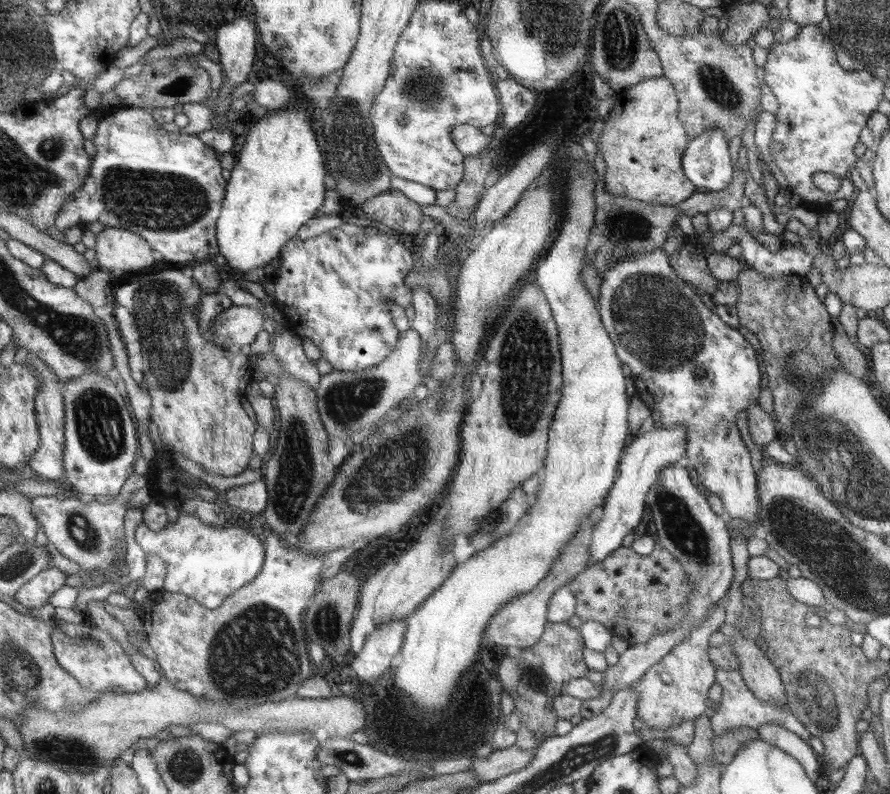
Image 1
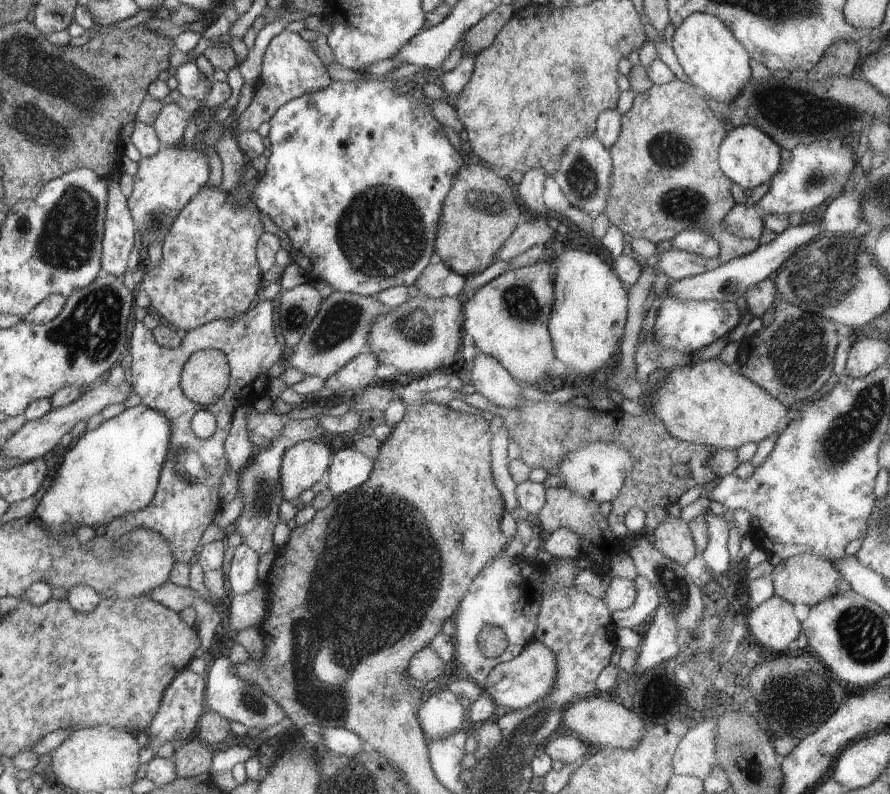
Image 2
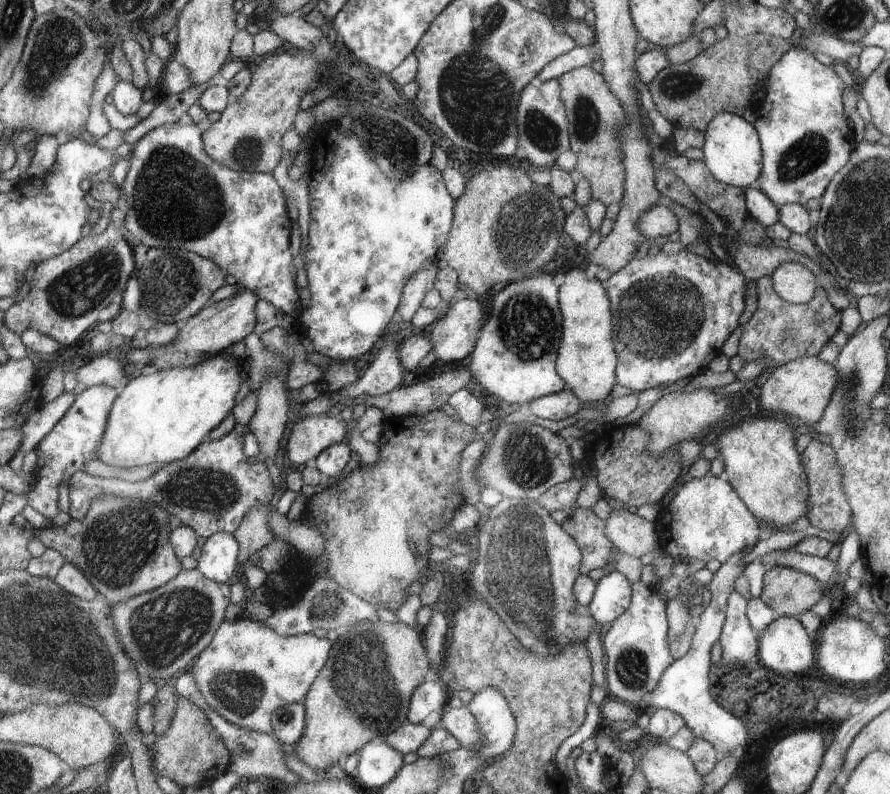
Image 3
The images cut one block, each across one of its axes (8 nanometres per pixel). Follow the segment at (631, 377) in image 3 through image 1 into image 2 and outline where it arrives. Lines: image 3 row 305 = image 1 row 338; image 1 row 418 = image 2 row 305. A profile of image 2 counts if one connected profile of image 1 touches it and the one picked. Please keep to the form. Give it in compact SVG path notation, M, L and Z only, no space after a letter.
M665 297L658 310L655 322L656 340L672 351L694 354L712 344L718 337L730 334L740 322L740 309L735 303L718 301L679 301Z

